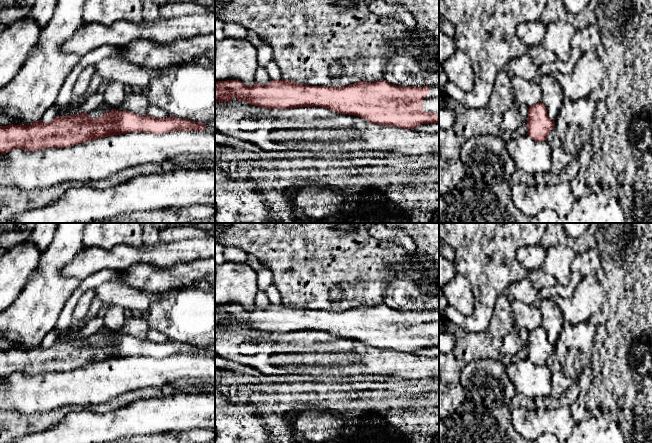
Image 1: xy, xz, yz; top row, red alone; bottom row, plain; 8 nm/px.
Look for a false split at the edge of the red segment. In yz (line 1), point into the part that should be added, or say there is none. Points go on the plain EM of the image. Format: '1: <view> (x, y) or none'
1: none

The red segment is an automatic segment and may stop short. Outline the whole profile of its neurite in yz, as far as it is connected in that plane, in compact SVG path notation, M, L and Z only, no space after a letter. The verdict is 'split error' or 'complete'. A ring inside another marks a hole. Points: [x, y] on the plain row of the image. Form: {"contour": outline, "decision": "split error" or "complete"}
{"contour": "M542 326L529 330L527 359L533 364L537 366L546 365L554 349L555 346L548 341L546 331Z", "decision": "complete"}

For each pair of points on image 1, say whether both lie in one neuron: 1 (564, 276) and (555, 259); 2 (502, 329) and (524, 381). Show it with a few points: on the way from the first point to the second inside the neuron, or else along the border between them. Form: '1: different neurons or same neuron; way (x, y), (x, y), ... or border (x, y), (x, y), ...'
1: same neuron; way (561, 272), (558, 263)
2: different neurons; border (512, 361), (505, 366)

